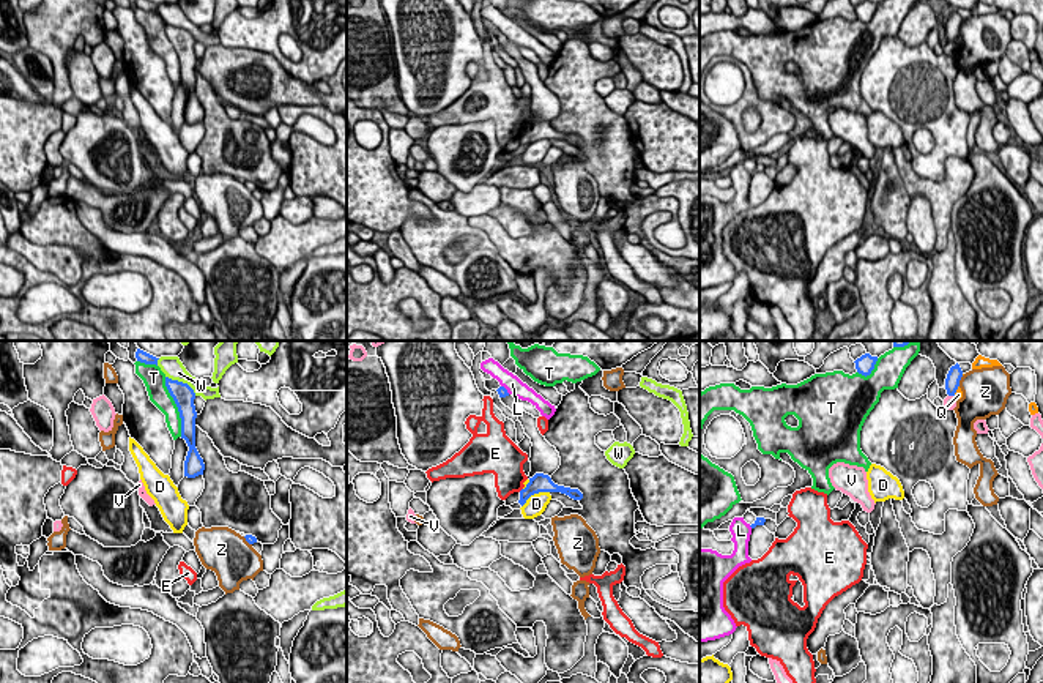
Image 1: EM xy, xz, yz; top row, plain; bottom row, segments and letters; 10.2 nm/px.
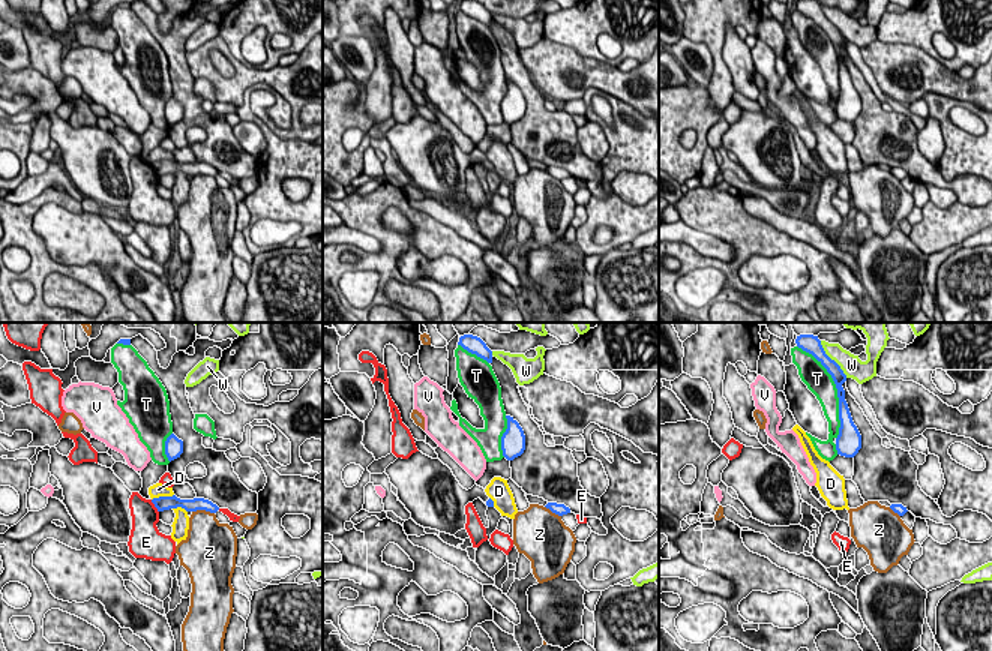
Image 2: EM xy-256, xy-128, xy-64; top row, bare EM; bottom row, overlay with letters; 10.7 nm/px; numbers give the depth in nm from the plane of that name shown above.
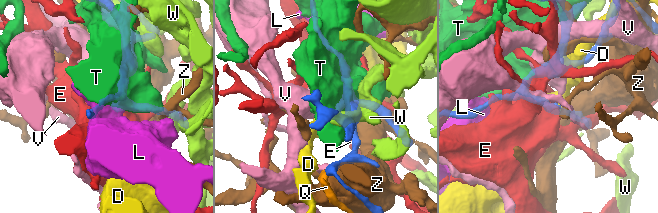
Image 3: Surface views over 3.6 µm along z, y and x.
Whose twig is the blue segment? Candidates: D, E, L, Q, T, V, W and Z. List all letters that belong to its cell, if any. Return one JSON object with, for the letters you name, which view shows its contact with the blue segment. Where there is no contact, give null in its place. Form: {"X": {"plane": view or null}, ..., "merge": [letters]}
{"merge": []}

